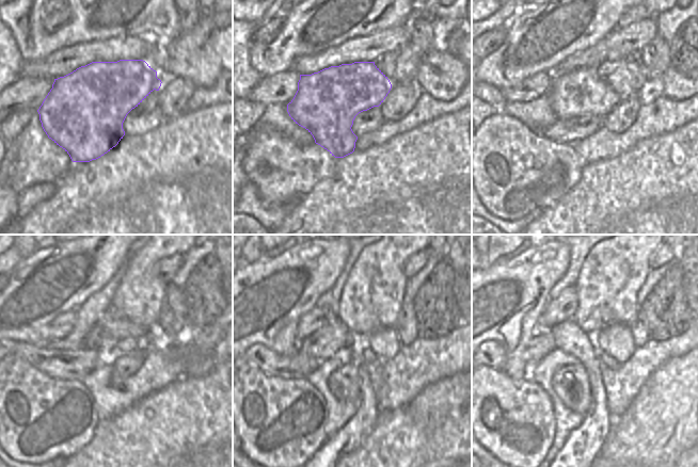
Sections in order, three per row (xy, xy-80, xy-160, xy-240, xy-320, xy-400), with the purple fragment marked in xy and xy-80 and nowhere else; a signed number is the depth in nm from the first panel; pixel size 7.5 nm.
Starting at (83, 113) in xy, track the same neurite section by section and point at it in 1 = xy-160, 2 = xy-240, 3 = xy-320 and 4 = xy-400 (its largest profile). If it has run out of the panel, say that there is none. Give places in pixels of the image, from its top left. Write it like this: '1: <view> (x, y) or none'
1: xy-160 (582, 92)
2: xy-240 (128, 344)
3: xy-320 (367, 355)
4: xy-400 (604, 359)

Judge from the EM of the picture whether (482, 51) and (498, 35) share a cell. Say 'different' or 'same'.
same

